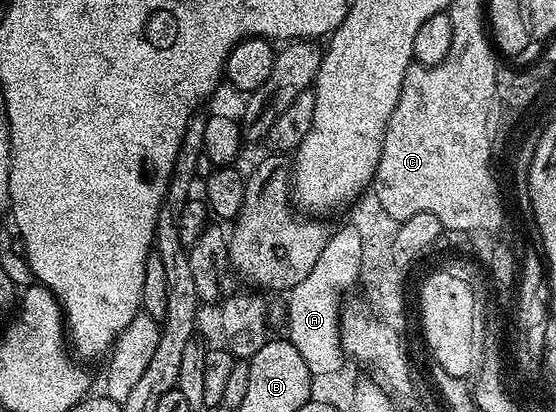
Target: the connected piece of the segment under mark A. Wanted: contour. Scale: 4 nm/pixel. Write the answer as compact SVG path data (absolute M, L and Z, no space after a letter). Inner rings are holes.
M350 225L335 230L328 236L325 249L309 275L288 292L288 340L301 352L312 375L336 371L345 365L345 354L340 343L339 292L358 284L362 245L359 234Z

